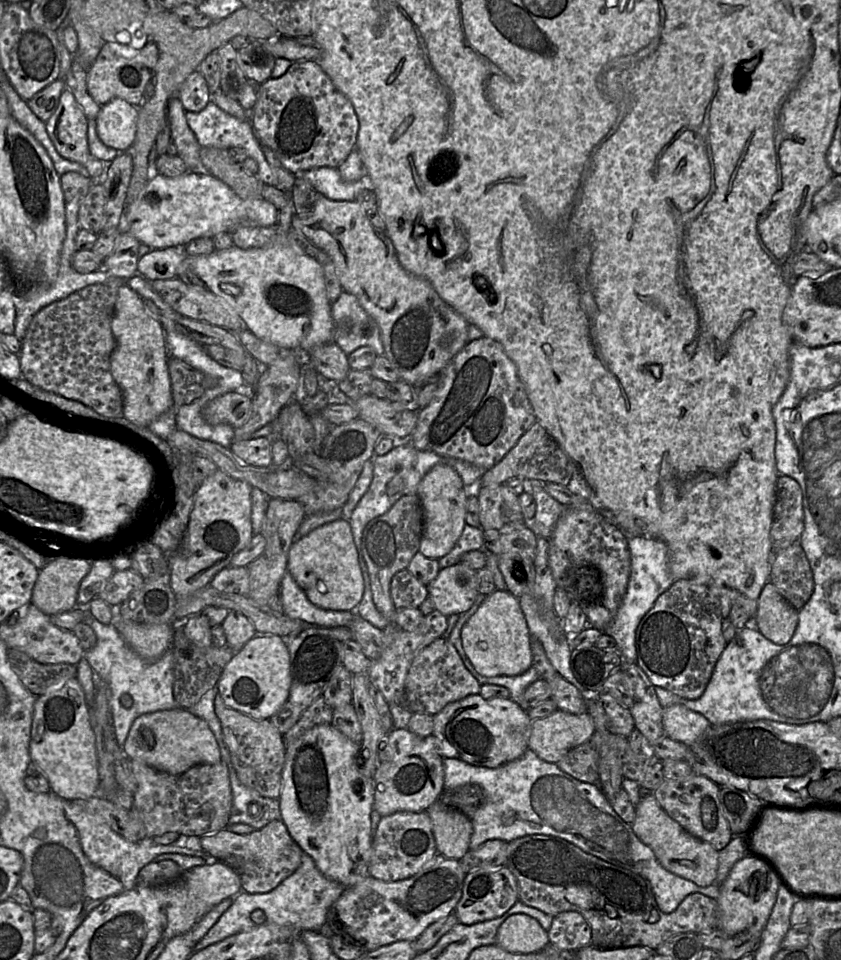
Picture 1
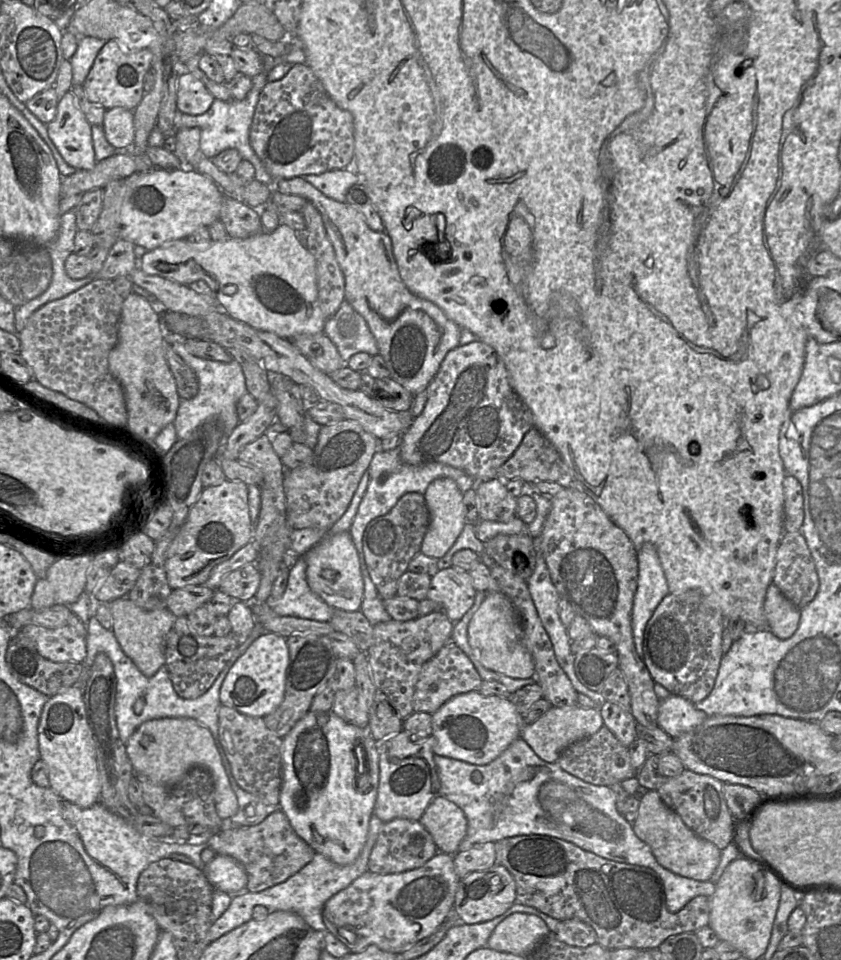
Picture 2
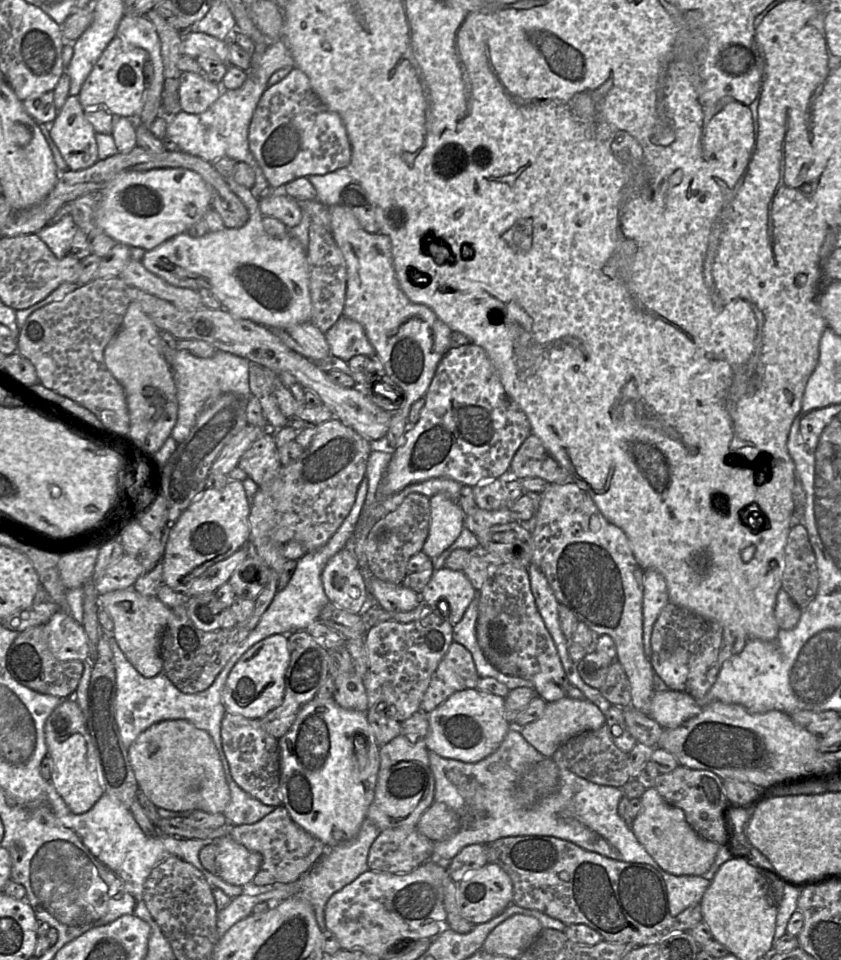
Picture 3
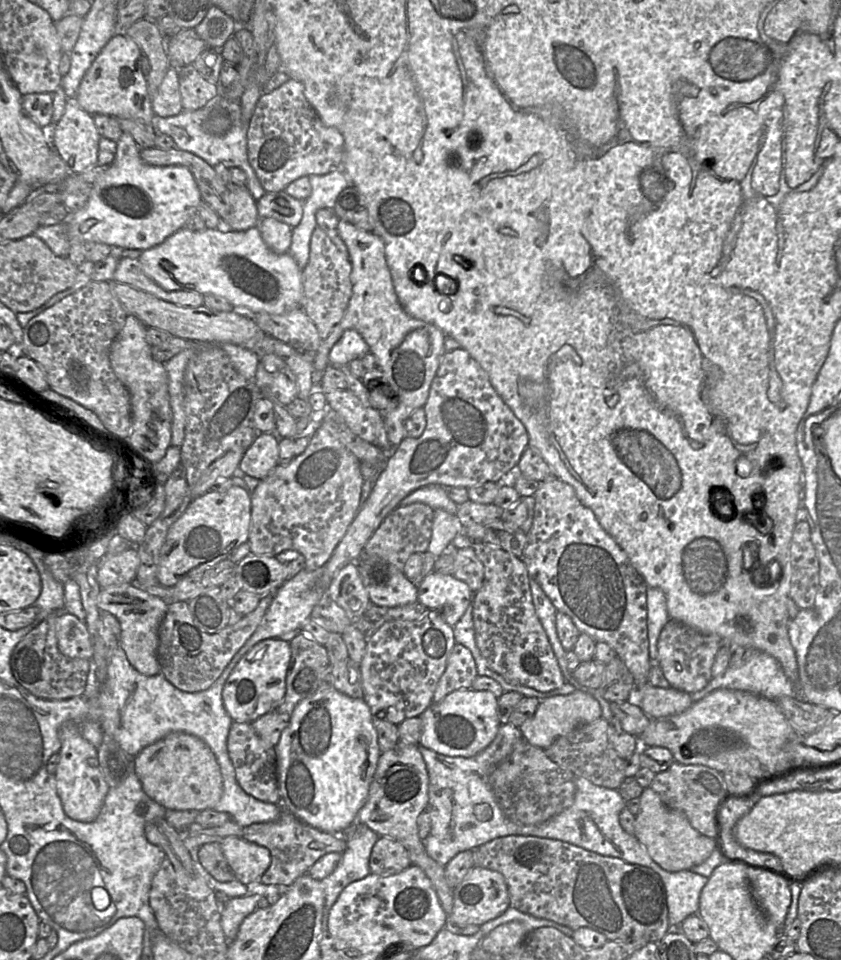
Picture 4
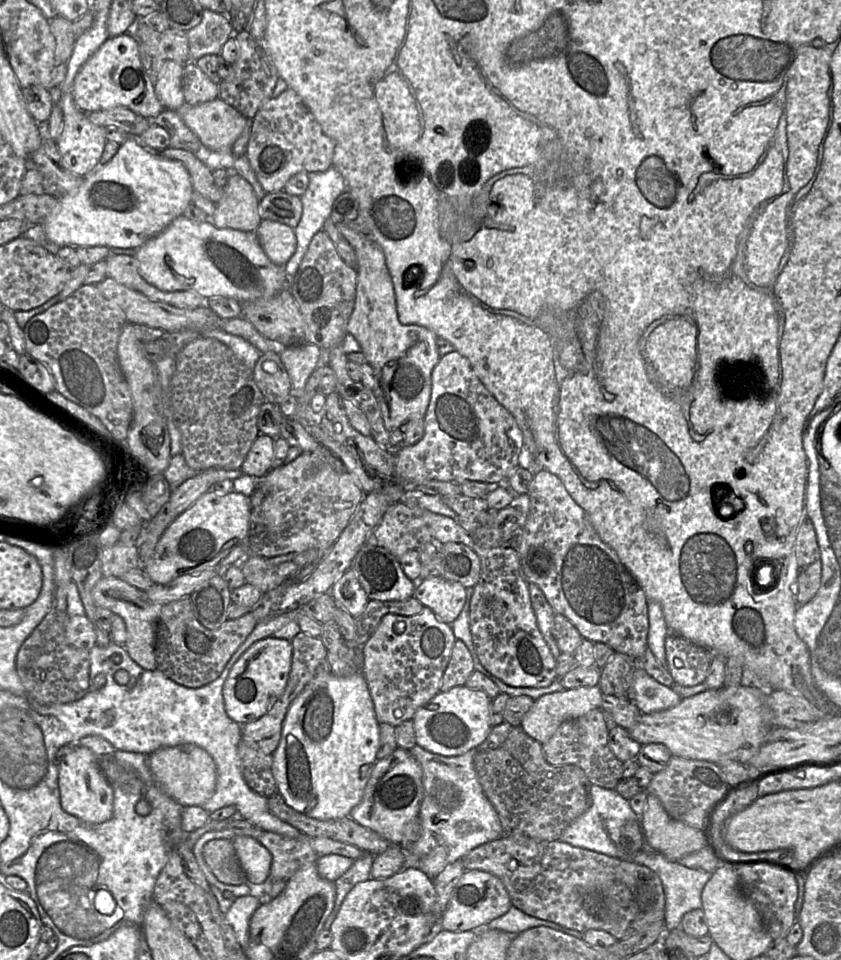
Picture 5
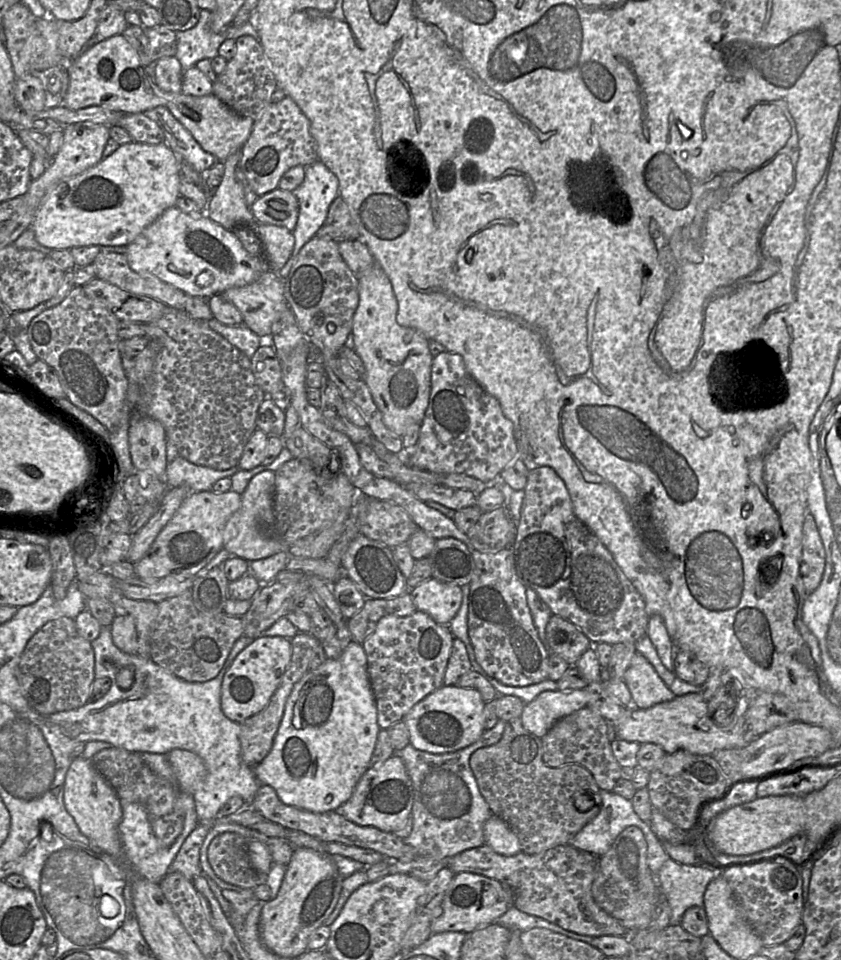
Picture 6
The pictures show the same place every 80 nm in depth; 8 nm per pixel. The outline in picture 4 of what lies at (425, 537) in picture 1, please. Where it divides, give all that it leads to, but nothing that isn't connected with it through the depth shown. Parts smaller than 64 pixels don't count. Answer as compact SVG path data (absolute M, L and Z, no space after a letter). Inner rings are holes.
M442 509L434 510L432 534L427 551L438 557L460 532L463 532L462 526L456 515Z

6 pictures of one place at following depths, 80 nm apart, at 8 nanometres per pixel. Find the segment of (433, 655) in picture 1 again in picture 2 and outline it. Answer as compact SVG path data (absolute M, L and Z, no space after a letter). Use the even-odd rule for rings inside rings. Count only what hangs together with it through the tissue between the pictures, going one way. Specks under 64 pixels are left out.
M451 640L423 664L413 695L414 712L435 713L451 698L470 691L479 692L483 680L468 656Z

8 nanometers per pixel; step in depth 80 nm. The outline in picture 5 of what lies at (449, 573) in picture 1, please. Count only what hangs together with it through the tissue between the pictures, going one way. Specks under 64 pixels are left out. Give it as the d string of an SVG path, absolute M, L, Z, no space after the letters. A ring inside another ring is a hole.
M434 576L418 580L413 597L415 597L423 607L432 610L442 622L451 625L459 616L465 604L466 588L459 582L447 580L442 576Z

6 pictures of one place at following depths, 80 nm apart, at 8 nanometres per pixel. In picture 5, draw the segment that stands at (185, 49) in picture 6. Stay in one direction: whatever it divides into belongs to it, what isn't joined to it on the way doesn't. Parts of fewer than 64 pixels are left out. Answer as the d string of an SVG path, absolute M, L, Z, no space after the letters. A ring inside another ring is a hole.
M204 9L201 22L186 32L189 61L196 62L204 55L219 55L223 45L234 37L227 14Z

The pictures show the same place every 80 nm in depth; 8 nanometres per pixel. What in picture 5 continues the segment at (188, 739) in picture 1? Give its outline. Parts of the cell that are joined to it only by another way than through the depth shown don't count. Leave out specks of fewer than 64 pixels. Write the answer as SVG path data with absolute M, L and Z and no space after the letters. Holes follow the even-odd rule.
M189 743L160 748L148 755L148 765L163 791L183 806L201 806L215 792L216 763L212 756L198 745Z

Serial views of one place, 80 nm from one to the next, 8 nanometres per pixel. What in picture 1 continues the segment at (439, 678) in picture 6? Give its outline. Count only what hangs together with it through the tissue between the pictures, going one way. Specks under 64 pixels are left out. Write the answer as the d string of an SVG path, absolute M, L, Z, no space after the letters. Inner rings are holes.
M433 611L425 616L423 625L416 632L409 632L390 624L383 631L387 634L386 646L381 656L372 660L368 670L370 682L383 694L388 703L405 704L405 682L409 668L421 650L438 638L442 638L448 627L447 616L439 611Z

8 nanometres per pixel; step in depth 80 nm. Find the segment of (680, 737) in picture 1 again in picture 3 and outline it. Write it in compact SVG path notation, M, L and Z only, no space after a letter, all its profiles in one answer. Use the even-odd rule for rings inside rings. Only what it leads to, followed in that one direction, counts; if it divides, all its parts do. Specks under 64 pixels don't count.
M668 689L654 692L650 716L664 729L673 729L701 711L702 708L688 693Z

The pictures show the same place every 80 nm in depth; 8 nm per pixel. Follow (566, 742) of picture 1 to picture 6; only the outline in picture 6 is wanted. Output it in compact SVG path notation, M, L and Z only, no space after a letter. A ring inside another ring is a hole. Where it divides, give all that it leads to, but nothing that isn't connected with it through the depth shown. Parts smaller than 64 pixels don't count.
M590 684L580 690L554 690L540 693L527 703L521 715L526 730L542 738L561 718L587 707L591 694L604 690L599 684Z

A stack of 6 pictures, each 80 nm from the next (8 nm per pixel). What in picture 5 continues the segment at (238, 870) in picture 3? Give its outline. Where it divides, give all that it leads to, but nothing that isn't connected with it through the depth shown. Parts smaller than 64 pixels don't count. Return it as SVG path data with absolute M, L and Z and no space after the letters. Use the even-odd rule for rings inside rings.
M235 836L231 839L247 882L264 883L269 878L272 856L256 838Z

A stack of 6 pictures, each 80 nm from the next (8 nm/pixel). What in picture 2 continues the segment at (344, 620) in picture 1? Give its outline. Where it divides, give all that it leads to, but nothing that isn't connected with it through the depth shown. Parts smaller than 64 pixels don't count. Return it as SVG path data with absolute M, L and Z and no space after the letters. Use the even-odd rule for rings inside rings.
M290 554L290 564L287 587L281 598L272 603L272 609L280 616L329 623L334 609L310 589L304 557L294 557Z

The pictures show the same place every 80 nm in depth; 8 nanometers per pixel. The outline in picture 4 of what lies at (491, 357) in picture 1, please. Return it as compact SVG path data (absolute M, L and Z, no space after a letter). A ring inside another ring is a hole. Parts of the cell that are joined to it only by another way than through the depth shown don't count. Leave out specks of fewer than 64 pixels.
M461 347L445 352L442 356L423 408L426 427L422 435L418 438L405 436L395 449L386 452L389 458L375 479L369 496L327 562L321 567L319 585L325 593L333 577L345 565L359 559L364 552L365 544L383 519L413 490L427 485L470 488L485 482L497 483L507 473L516 471L518 462L529 445L529 435L524 424L496 392L486 371Z

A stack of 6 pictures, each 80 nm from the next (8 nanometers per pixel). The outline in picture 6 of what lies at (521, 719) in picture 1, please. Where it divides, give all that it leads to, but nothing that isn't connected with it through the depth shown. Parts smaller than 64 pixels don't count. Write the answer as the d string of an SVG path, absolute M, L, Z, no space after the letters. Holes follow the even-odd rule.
M442 685L418 702L402 720L410 734L410 744L418 750L444 754L476 742L485 731L485 701L475 688Z

